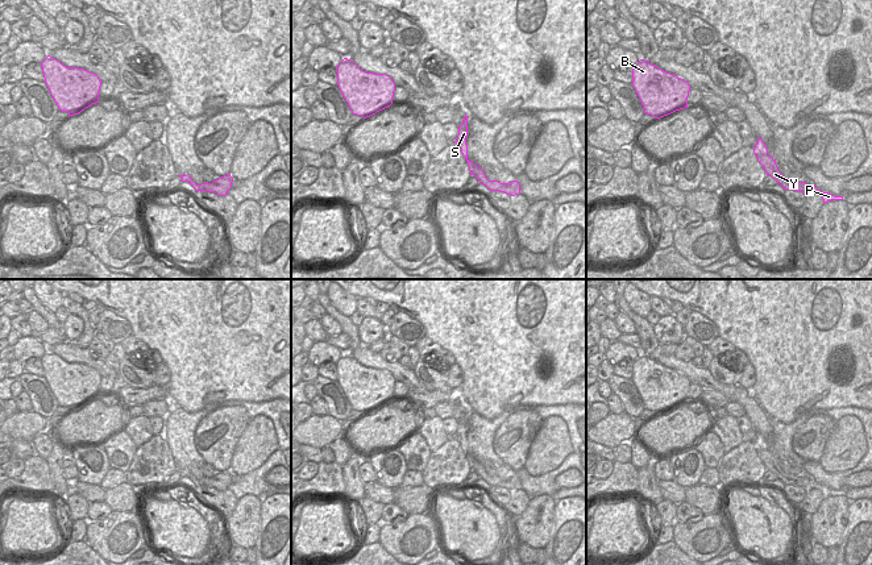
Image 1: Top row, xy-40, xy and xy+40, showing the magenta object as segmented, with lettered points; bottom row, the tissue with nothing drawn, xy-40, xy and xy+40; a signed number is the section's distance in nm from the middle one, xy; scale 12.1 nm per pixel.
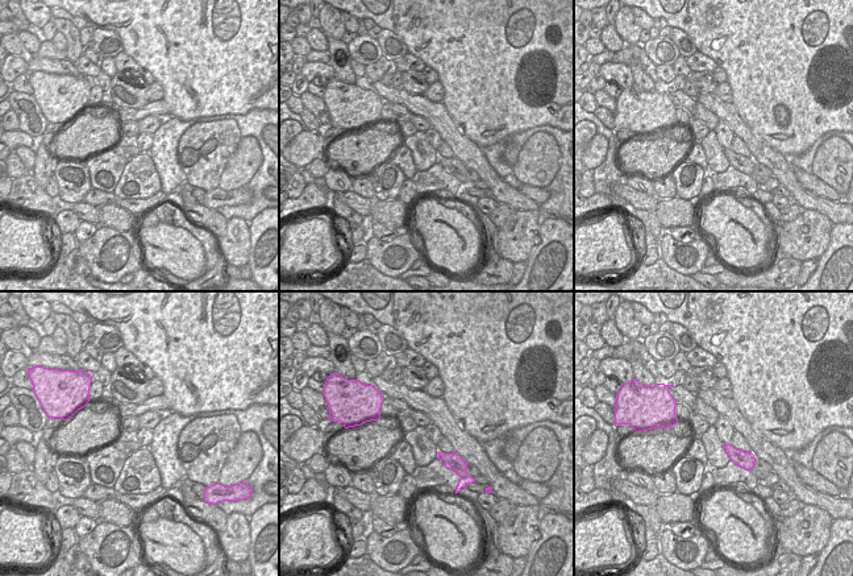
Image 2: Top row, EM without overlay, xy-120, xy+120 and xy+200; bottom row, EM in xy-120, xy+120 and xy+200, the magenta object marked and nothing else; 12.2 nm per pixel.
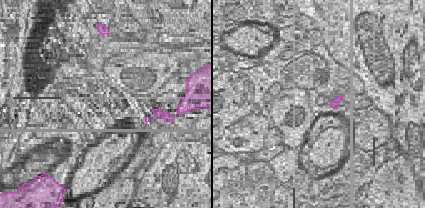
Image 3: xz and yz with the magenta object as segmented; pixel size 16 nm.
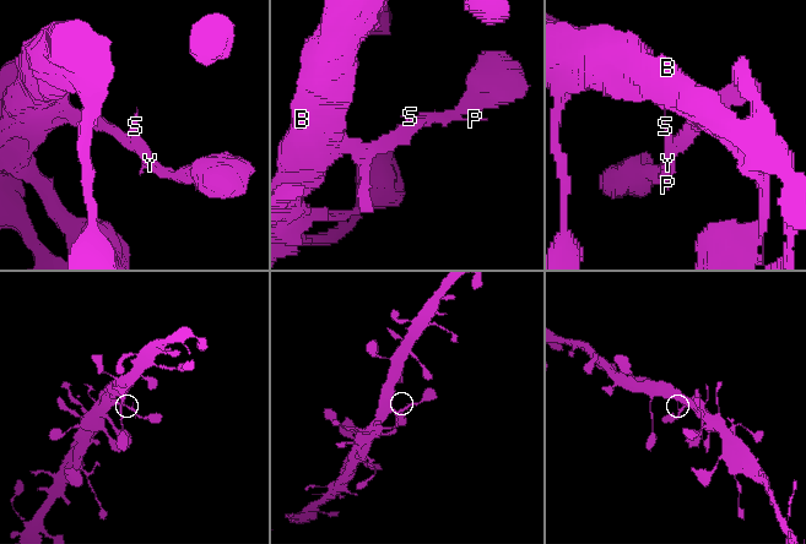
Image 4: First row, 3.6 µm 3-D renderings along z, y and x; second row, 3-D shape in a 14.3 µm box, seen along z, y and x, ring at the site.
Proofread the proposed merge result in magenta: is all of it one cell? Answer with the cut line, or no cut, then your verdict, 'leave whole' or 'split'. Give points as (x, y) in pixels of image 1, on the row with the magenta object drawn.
cut none; leave whole

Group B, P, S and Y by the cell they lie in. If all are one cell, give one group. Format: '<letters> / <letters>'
B P S Y

